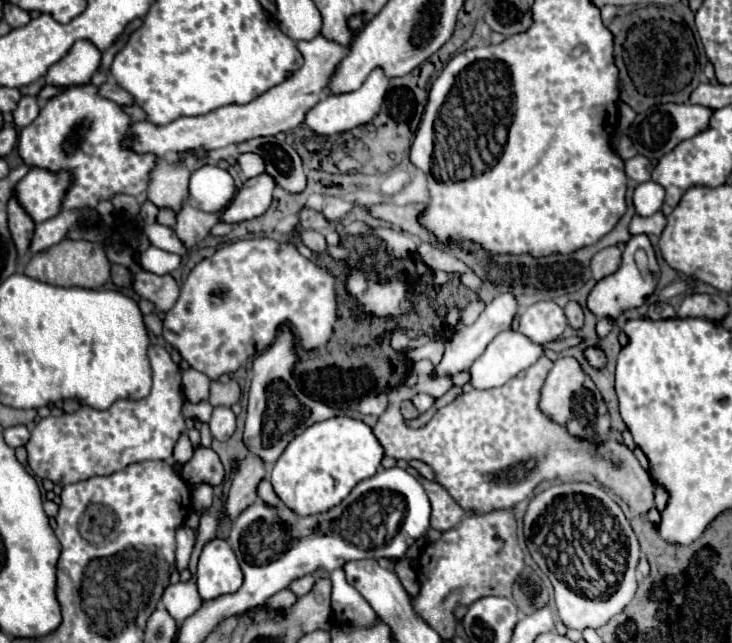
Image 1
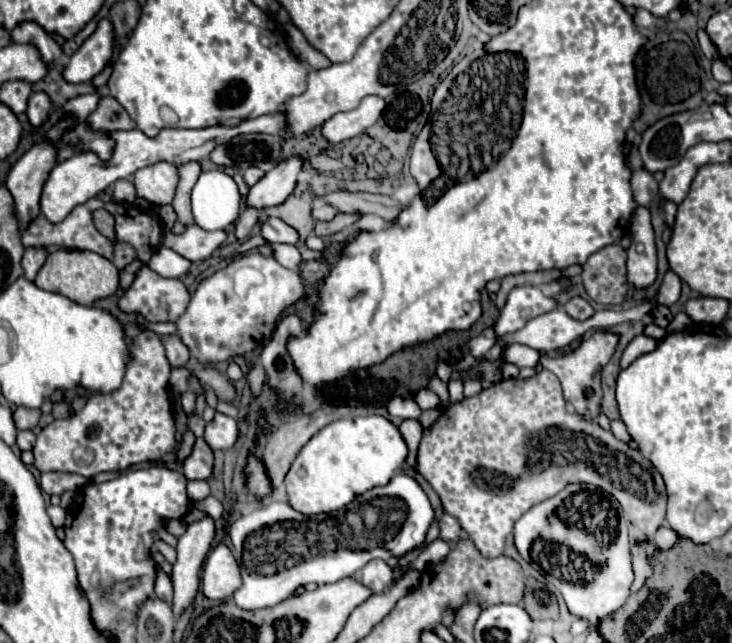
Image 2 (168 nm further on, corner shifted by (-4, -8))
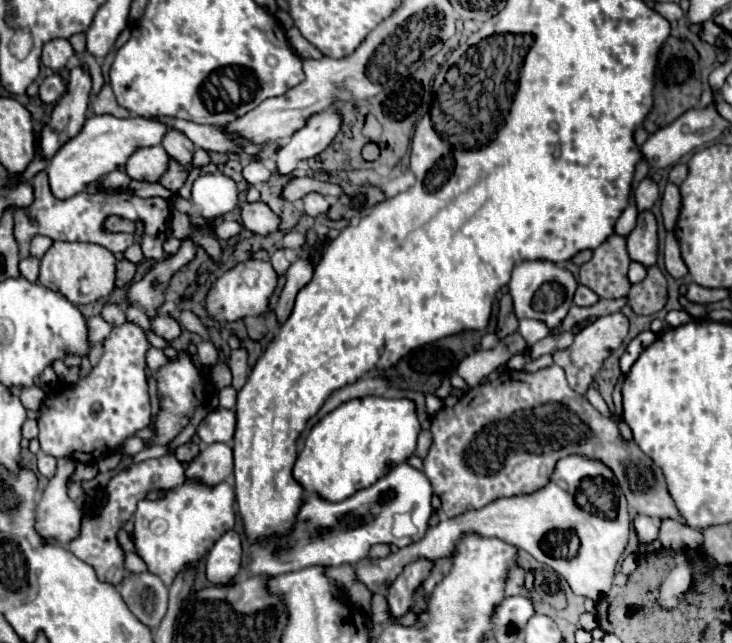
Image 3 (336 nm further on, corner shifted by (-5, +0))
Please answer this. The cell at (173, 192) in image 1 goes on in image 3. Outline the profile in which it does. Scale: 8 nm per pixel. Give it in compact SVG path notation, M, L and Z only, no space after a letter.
M163 146L139 148L125 164L127 176L141 182L159 182L163 172L167 172L169 156Z

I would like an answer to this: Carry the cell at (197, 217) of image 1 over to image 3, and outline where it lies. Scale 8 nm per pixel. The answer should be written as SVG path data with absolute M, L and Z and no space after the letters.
M171 130L165 138L163 138L163 148L167 150L167 154L183 168L183 170L191 170L191 156L195 154L195 144L191 144L191 140L187 140L187 136L179 130Z

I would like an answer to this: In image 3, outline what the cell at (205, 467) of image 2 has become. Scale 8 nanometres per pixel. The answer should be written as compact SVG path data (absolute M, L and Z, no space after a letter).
M187 442L187 444L183 444L183 446L179 446L177 450L175 450L175 456L177 456L177 460L179 462L183 462L183 464L189 464L191 460L195 460L195 456L199 456L199 446L195 444L195 442Z

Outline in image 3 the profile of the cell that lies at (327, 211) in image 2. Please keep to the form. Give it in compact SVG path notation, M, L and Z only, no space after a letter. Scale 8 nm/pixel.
M307 194L303 198L303 206L305 206L305 214L309 214L313 218L317 218L329 210L329 204L321 194Z

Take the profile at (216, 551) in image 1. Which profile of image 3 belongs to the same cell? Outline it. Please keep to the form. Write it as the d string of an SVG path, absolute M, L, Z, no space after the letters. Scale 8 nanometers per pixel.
M225 532L205 558L205 572L211 584L229 584L241 566L241 538L237 532Z

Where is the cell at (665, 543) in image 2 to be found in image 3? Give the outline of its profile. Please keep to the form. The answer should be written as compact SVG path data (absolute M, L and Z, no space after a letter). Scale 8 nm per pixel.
M663 520L659 528L659 542L663 548L699 548L703 534L677 520Z

